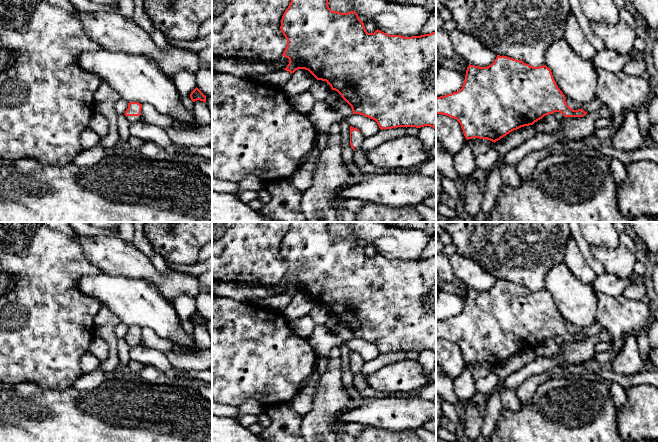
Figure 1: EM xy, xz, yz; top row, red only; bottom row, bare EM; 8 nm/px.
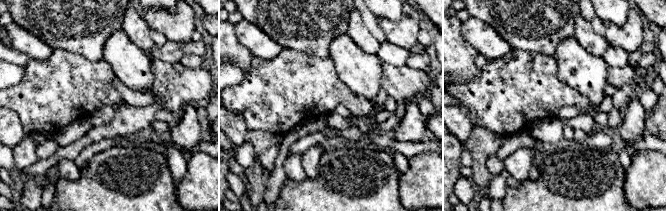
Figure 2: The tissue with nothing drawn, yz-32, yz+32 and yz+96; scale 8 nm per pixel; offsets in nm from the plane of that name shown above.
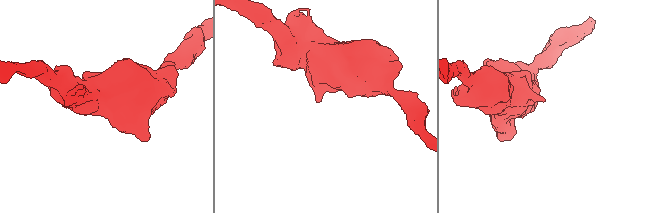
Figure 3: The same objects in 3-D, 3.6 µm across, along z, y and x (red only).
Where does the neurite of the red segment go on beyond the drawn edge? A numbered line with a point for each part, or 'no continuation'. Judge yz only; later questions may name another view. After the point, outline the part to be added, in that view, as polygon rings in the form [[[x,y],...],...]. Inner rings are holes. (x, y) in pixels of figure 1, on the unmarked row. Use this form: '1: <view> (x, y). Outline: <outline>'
no continuation

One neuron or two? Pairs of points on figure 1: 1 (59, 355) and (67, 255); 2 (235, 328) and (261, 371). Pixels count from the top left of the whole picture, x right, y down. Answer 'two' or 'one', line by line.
1: one
2: one

